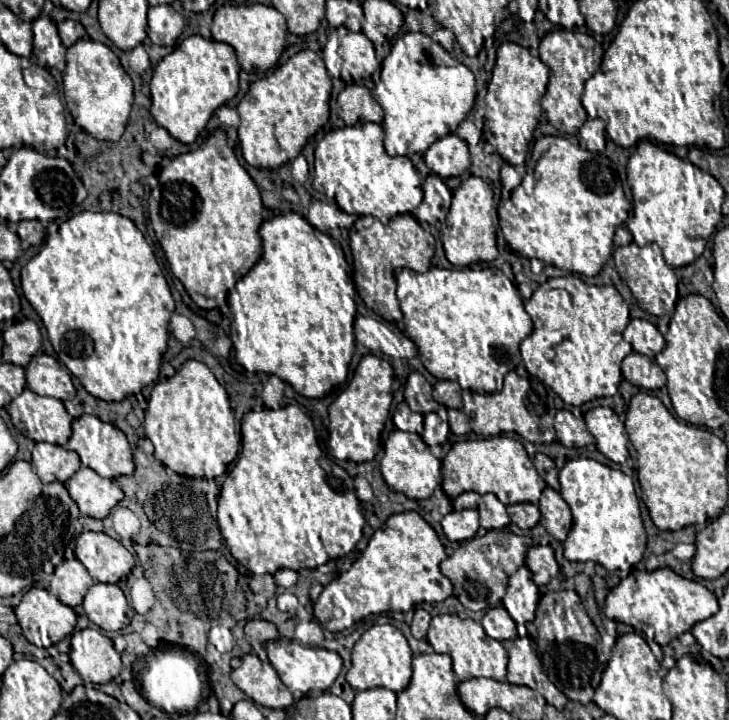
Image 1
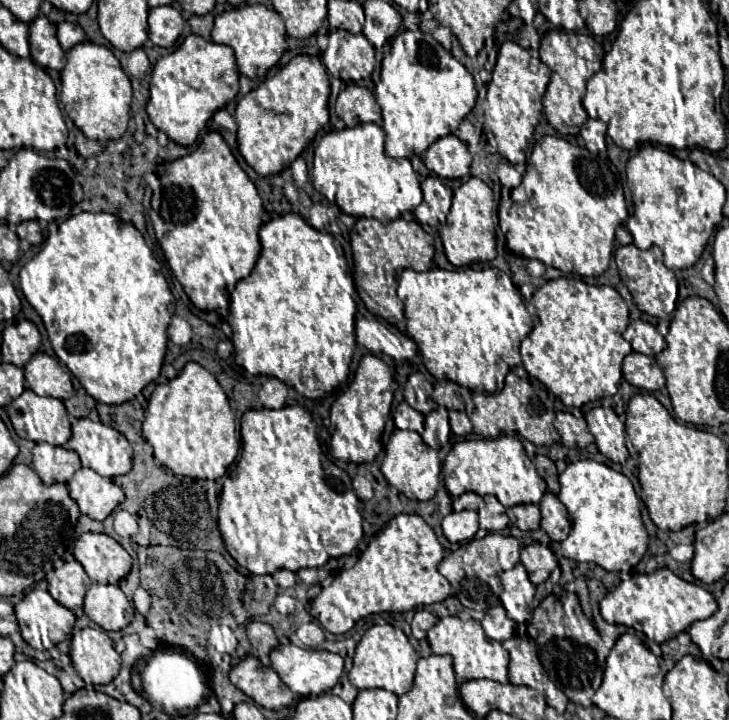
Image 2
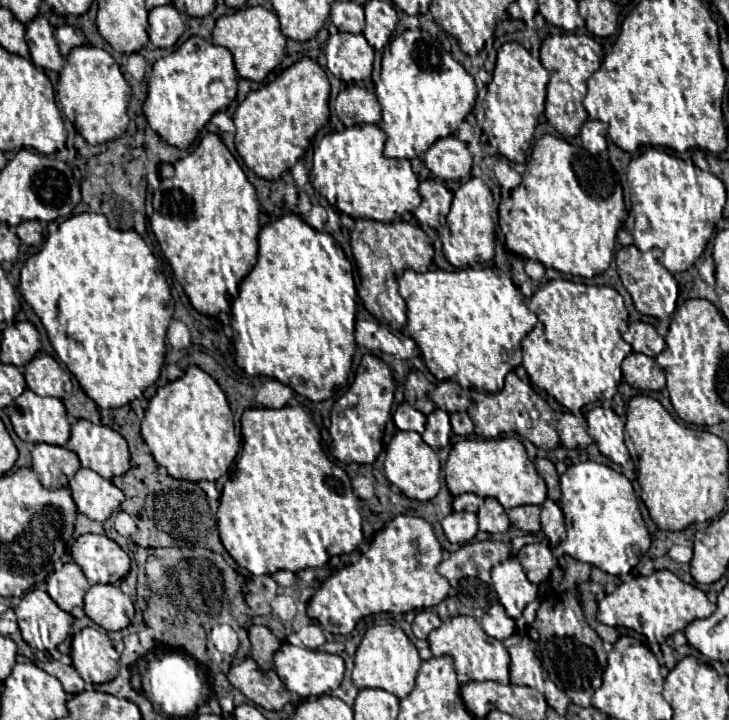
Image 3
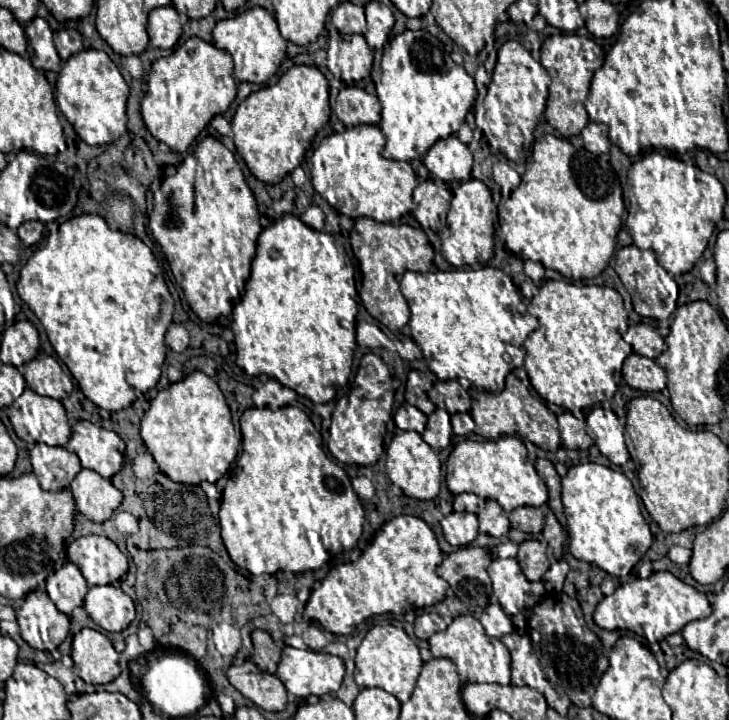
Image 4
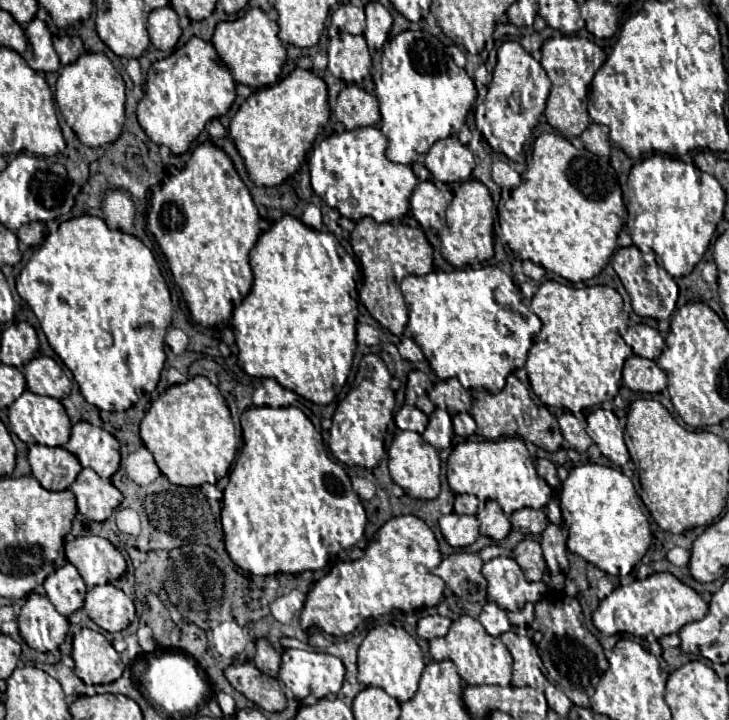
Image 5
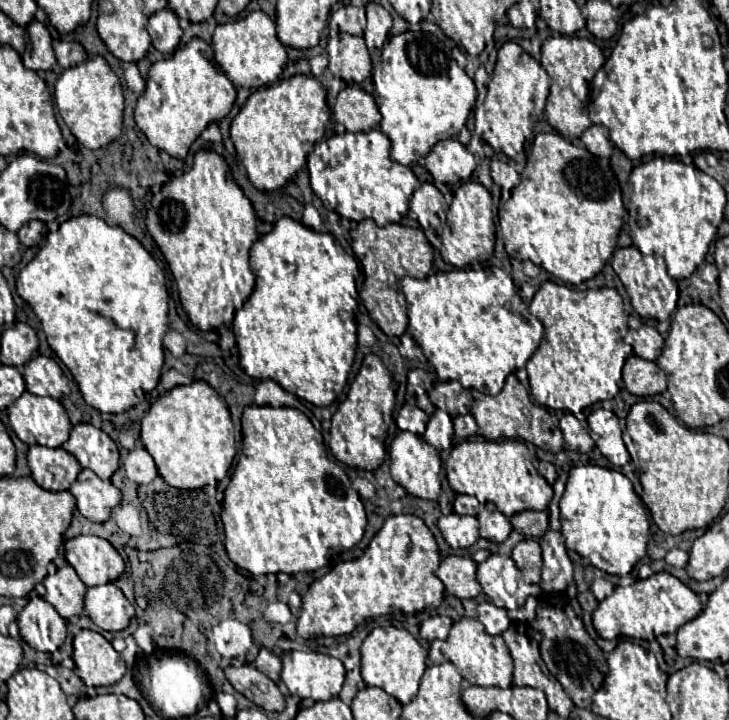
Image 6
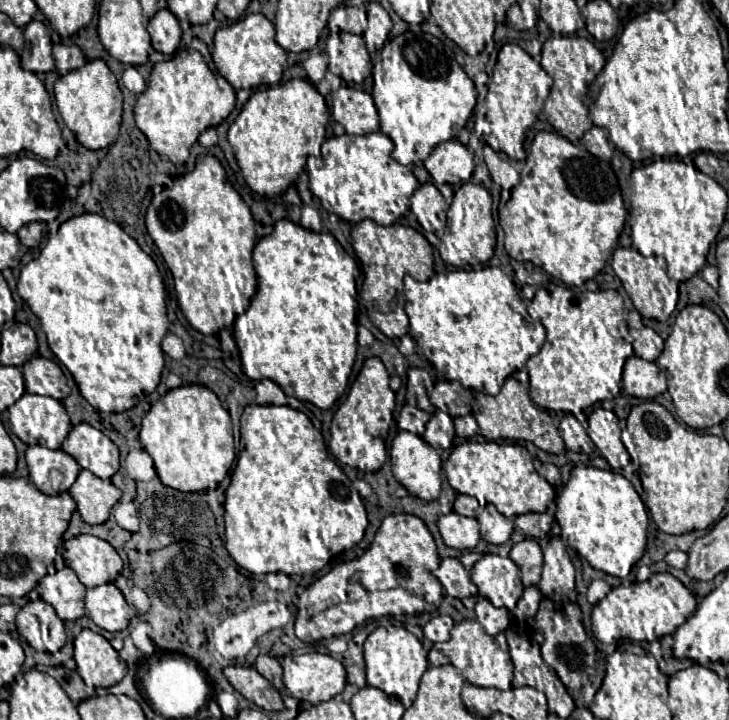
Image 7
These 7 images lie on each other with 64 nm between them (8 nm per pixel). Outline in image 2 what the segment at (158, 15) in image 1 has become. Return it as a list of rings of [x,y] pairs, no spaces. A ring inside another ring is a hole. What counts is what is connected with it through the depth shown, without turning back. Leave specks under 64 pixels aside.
[[[156,6],[150,8],[148,14],[148,36],[152,44],[170,48],[184,30],[184,18],[172,6]]]

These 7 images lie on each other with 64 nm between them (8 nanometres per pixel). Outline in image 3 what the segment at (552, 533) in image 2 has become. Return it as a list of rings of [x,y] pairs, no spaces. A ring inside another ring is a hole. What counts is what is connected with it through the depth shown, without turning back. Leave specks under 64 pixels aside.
[[[546,498],[542,504],[542,532],[548,536],[552,546],[560,544],[566,538],[566,524],[564,524],[562,508],[550,498]]]

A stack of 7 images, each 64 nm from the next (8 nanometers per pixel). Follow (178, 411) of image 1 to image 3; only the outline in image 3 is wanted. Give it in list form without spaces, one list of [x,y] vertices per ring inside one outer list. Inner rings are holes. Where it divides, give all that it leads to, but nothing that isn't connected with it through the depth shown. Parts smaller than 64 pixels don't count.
[[[190,366],[182,378],[160,386],[150,400],[142,420],[142,438],[148,440],[152,456],[158,466],[164,466],[170,476],[182,480],[218,480],[233,466],[241,446],[240,437],[236,435],[234,416],[226,394],[220,390],[216,380],[198,366]]]

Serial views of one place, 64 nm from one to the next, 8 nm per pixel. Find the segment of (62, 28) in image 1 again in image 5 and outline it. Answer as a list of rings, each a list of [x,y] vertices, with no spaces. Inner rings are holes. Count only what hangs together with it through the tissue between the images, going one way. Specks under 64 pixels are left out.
[[[56,36],[54,48],[58,52],[62,66],[70,64],[72,60],[76,60],[76,56],[84,54],[84,46],[82,46],[82,40],[78,36]]]

